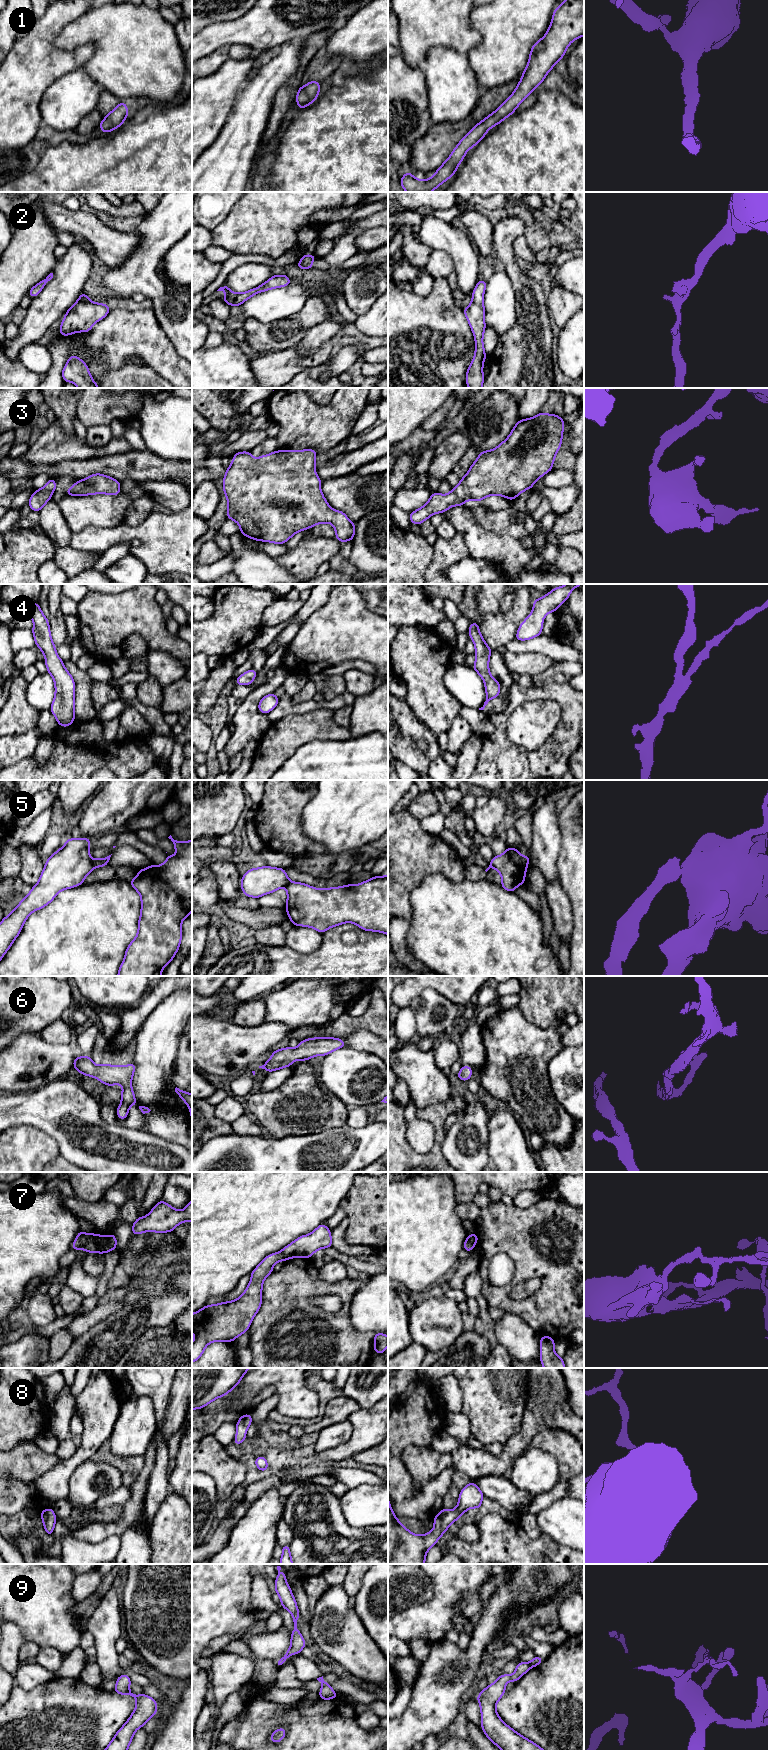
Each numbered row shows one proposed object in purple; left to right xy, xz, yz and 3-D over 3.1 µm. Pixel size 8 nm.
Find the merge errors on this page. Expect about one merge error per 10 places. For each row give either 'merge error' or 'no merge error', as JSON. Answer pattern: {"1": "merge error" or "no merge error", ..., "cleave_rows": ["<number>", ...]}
{"1": "no merge error", "2": "no merge error", "3": "no merge error", "4": "no merge error", "5": "merge error", "6": "no merge error", "7": "merge error", "8": "no merge error", "9": "no merge error", "cleave_rows": ["5", "7"]}

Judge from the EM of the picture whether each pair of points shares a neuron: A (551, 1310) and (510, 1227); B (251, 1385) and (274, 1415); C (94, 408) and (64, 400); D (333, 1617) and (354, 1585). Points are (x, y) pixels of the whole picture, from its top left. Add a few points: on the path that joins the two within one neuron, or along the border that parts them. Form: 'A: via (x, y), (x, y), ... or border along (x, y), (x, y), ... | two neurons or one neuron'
A: via (551, 1289), (551, 1269), (531, 1248) | one neuron
B: border along (275, 1408), (285, 1415), (297, 1418) | two neurons
C: border along (80, 398), (76, 408), (76, 417) | two neurons
D: border along (341, 1585), (349, 1596) | two neurons

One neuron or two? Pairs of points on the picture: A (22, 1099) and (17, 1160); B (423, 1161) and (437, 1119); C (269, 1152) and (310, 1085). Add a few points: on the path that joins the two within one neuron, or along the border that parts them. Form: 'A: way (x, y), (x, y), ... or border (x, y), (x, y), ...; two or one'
A: border (10, 1127), (30, 1125), (43, 1132); two
B: way (434, 1152), (437, 1147), (438, 1130); one
C: border (301, 1134), (282, 1137), (266, 1136); two

